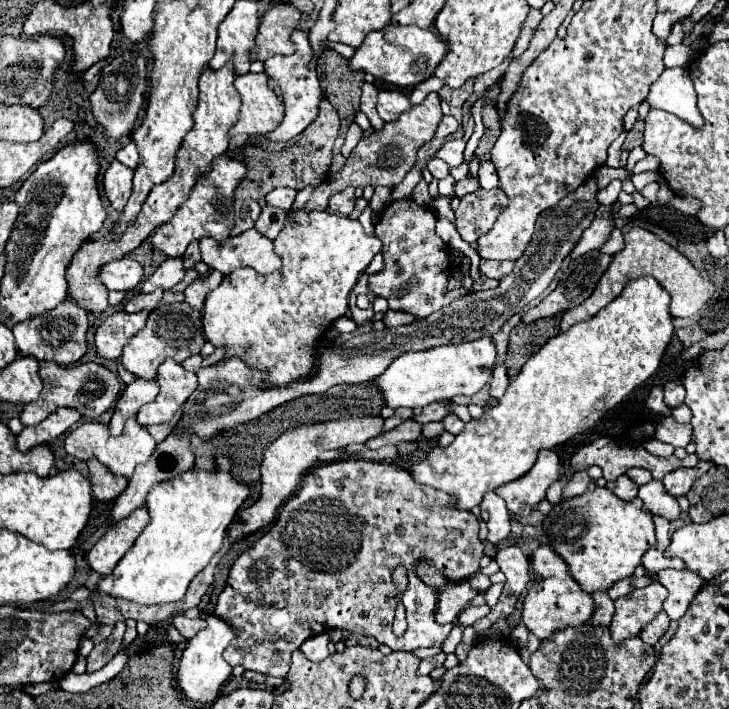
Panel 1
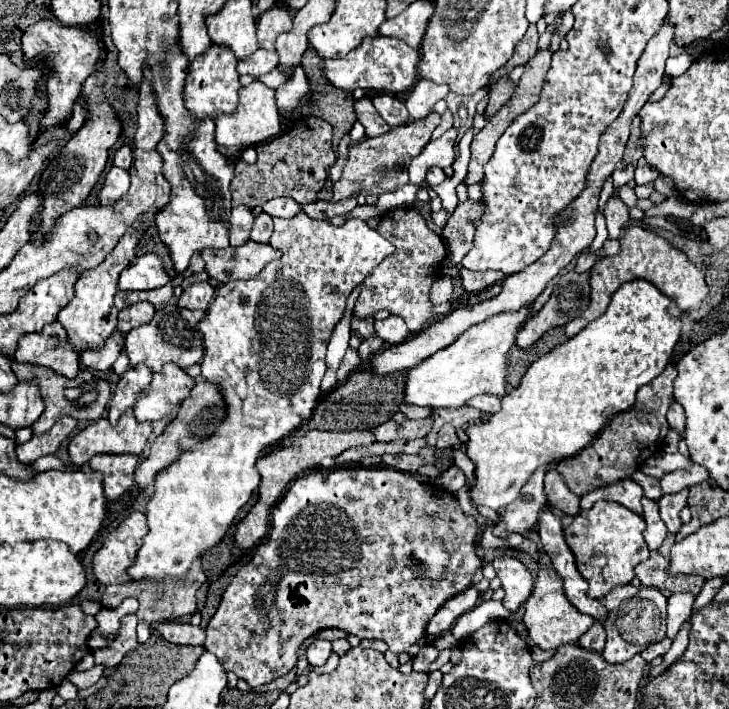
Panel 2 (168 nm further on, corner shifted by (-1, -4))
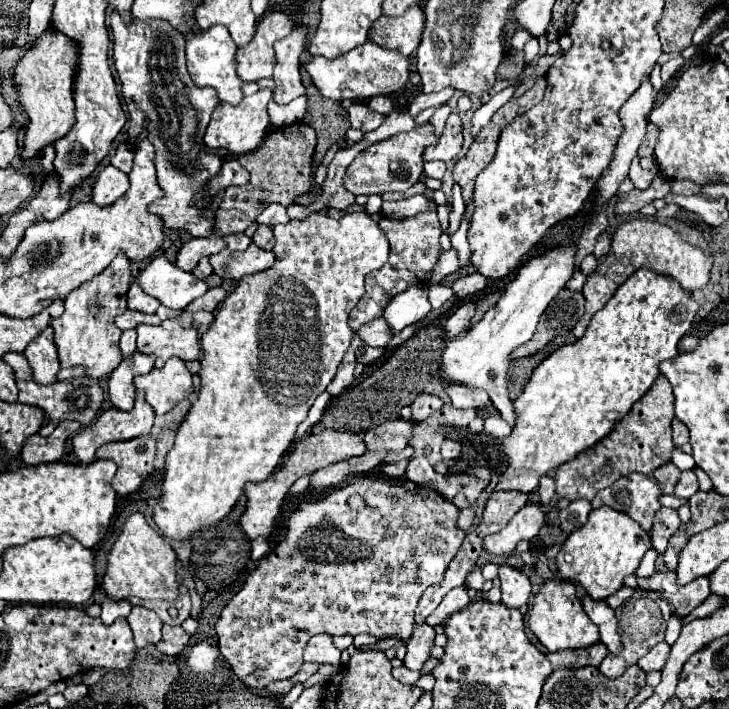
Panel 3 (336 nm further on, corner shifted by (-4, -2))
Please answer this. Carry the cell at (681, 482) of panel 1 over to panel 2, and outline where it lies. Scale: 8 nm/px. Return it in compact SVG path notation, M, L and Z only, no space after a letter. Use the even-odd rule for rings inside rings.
M688 489L674 493L674 495L664 495L658 503L660 505L660 517L662 517L662 521L670 533L676 533L682 527L680 509L686 507L686 499L688 499Z

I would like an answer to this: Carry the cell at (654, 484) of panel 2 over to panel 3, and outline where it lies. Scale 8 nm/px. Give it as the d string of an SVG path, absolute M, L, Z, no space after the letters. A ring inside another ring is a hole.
M669 461L669 463L661 465L659 469L655 469L653 477L655 477L659 489L661 489L663 493L671 495L671 493L673 493L673 487L675 487L675 483L677 483L677 479L679 479L679 469Z

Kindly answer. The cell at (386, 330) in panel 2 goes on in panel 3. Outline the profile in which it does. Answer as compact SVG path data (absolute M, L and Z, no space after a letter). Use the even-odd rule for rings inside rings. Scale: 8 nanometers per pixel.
M379 317L375 321L369 321L357 333L371 347L387 347L391 343L391 339L395 337L391 327L389 327L389 323L383 317Z

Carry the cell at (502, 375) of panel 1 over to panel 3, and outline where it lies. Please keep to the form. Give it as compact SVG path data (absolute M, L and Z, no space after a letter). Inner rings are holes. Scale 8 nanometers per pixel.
M443 387L443 389L449 395L453 407L457 409L469 409L469 407L479 409L493 403L491 397L481 389L461 389L461 387Z

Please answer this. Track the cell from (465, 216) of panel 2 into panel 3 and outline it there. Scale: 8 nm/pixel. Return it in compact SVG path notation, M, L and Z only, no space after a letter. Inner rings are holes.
M447 249L445 253L441 253L441 257L437 261L437 267L435 267L435 271L429 273L427 281L429 283L439 283L445 275L455 273L457 269L459 269L459 257L457 257L455 249Z

